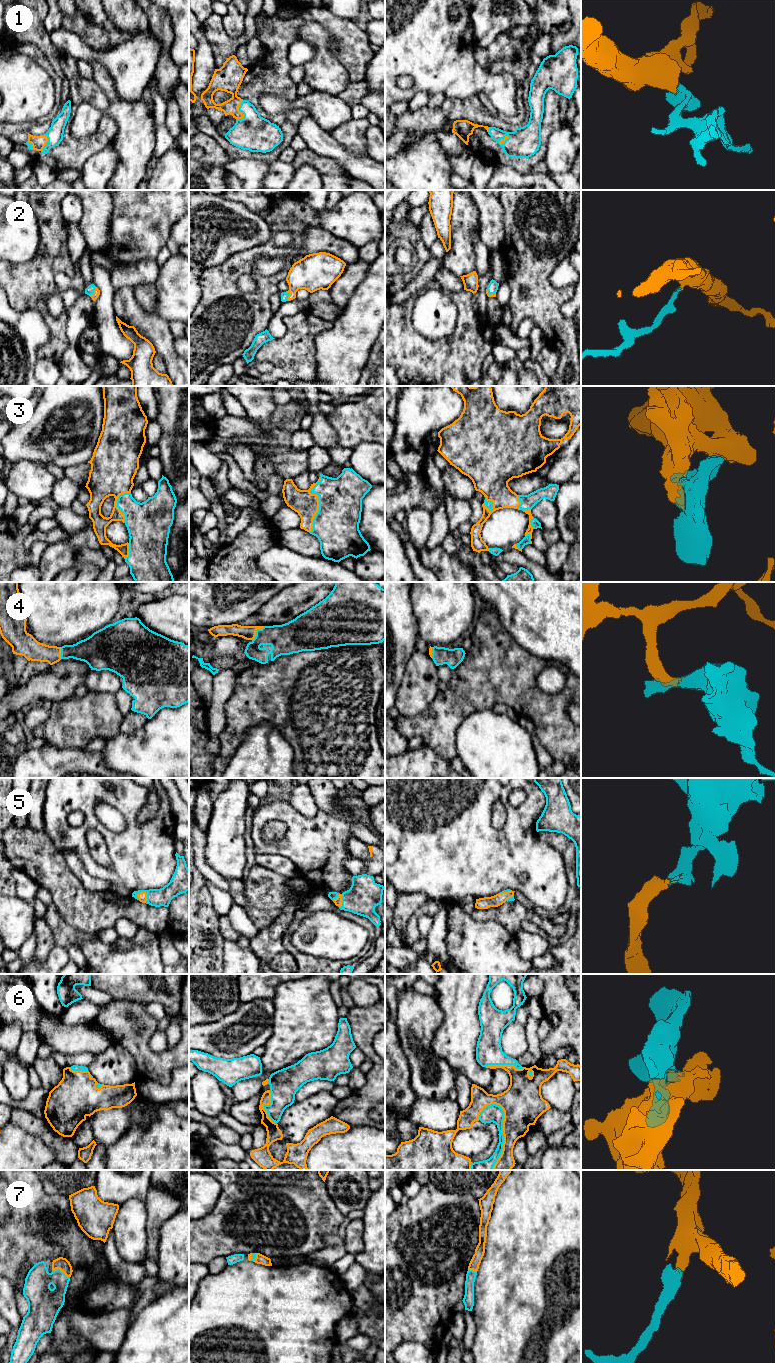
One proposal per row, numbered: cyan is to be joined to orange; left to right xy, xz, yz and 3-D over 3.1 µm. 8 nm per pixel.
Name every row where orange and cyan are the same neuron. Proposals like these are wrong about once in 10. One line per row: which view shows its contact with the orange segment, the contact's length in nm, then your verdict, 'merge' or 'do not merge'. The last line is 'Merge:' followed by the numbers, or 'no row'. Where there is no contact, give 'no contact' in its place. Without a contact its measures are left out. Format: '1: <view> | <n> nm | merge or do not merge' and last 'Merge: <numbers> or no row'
1: xz | 170 nm | merge
2: xz | 80 nm | merge
3: xz | 460 nm | merge
4: xz | 160 nm | merge
5: xy | 110 nm | merge
6: yz | 550 nm | merge
7: xy | 150 nm | merge
Merge: 1, 2, 3, 4, 5, 6, 7

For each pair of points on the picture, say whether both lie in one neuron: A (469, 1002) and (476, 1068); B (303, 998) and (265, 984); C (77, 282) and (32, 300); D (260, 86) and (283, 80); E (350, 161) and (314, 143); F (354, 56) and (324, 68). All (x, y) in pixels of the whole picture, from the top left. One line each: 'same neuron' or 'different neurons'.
A: same neuron
B: different neurons
C: different neurons
D: same neuron
E: same neuron
F: different neurons

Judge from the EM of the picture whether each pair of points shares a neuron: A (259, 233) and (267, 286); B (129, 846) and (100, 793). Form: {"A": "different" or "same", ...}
{"A": "different", "B": "same"}

